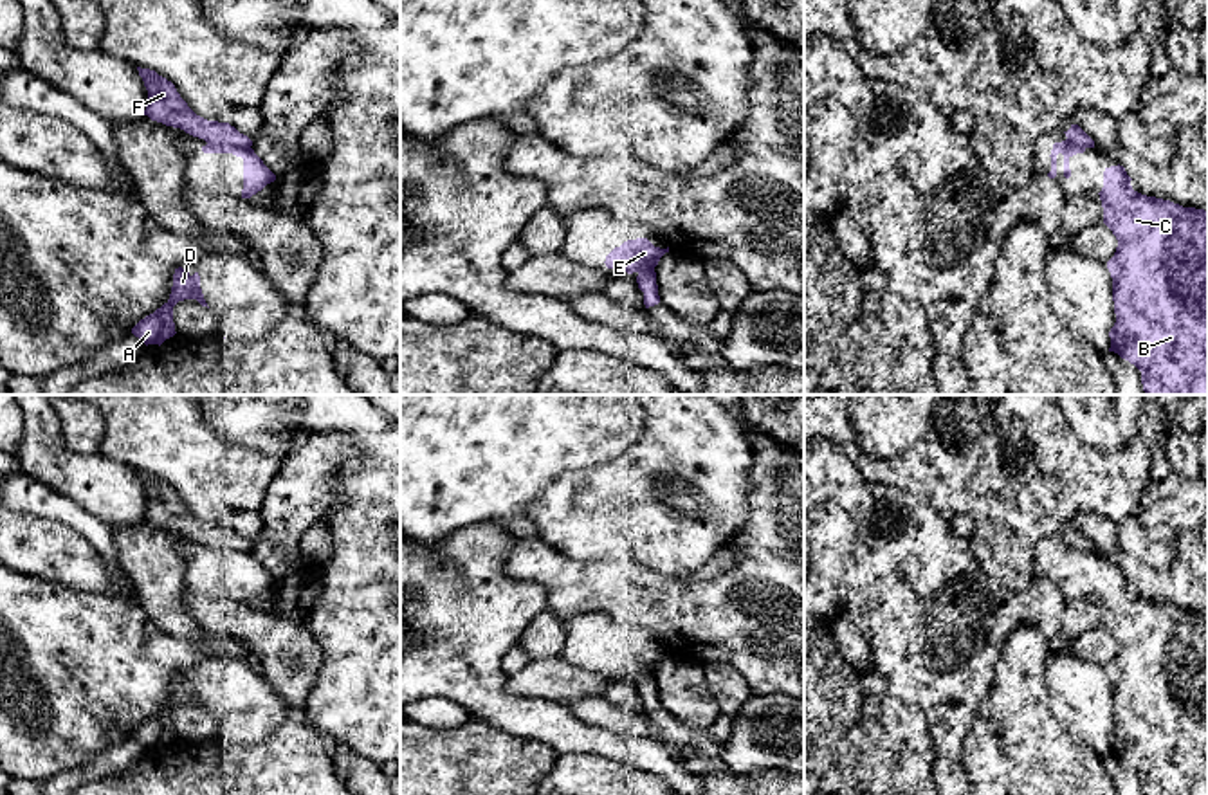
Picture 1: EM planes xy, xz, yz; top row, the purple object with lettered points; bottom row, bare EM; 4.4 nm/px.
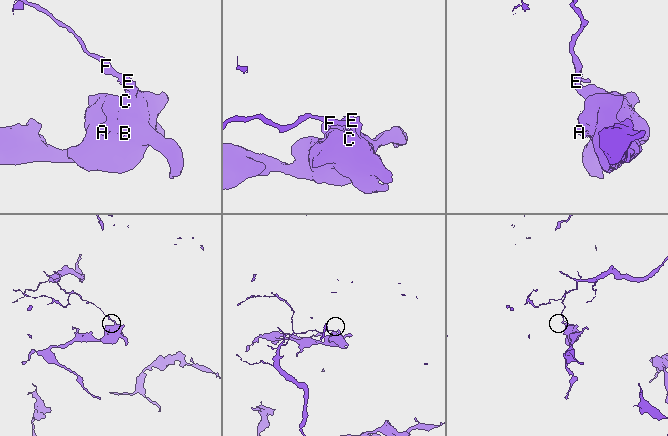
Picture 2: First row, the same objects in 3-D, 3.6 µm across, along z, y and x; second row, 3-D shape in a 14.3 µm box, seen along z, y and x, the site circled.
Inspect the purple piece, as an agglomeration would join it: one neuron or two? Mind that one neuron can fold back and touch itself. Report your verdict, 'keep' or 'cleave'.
cleave

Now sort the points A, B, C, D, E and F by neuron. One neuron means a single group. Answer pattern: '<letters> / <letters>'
A B C D E / F

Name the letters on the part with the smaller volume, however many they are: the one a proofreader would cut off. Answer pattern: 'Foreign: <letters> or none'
Foreign: F

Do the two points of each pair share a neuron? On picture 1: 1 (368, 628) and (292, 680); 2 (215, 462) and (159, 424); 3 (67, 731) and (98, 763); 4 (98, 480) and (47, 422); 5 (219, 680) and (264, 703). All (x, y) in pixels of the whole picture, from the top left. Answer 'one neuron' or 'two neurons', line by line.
1: two neurons
2: one neuron
3: two neurons
4: one neuron
5: one neuron

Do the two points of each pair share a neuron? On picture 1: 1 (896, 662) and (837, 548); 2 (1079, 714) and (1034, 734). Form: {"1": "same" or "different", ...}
{"1": "different", "2": "different"}

